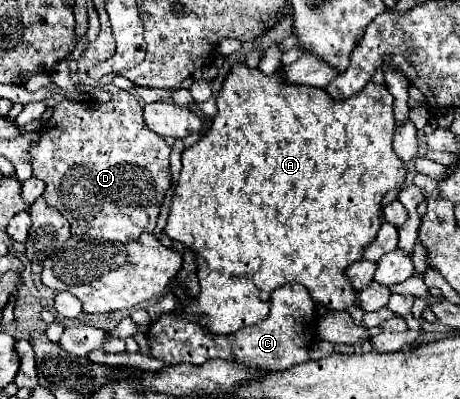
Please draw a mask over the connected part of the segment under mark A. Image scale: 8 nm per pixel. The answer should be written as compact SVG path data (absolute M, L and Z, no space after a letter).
M237 63L231 67L231 73L227 75L217 95L217 109L219 111L213 119L211 131L199 143L183 151L183 169L181 169L179 185L173 193L167 225L163 229L169 239L179 241L183 247L191 249L197 261L197 279L199 279L201 293L195 299L189 299L185 295L185 285L175 285L173 295L181 301L179 311L185 315L187 321L203 325L209 333L229 335L241 327L265 319L271 305L271 293L287 283L303 285L309 291L313 303L317 305L323 305L333 311L349 309L355 303L357 293L351 281L347 281L349 277L345 275L345 269L355 261L359 261L363 257L363 249L371 245L371 241L377 237L377 231L381 227L381 199L385 197L385 193L401 187L407 177L407 169L403 161L399 161L395 157L395 151L391 149L393 133L395 133L393 95L387 91L387 87L367 83L365 89L359 91L355 97L349 97L347 101L335 101L325 93L325 89L299 89L299 85L283 85L283 81L279 81L279 73L261 75L259 69L249 69L247 65Z

